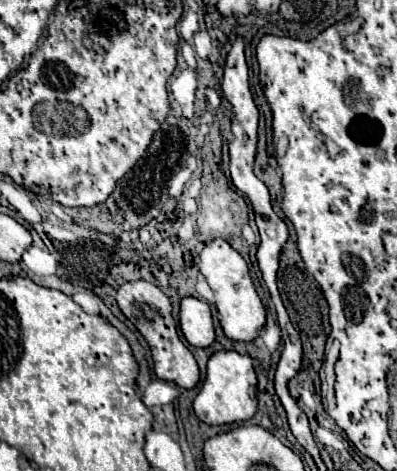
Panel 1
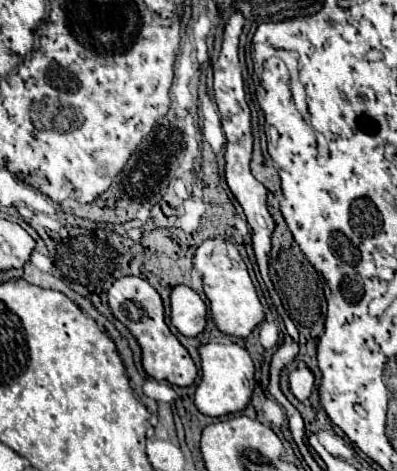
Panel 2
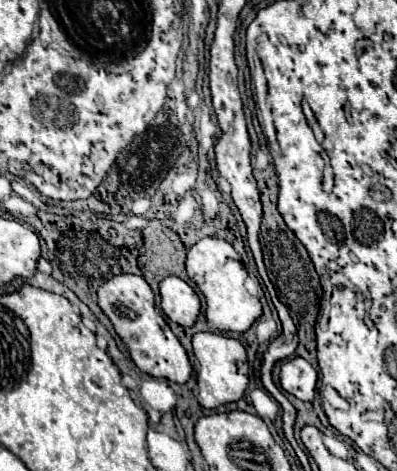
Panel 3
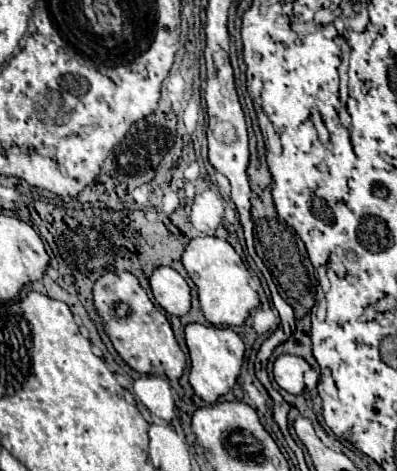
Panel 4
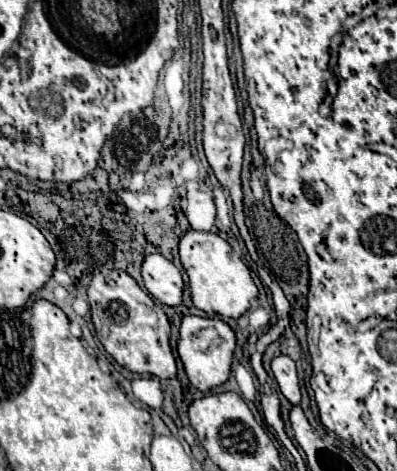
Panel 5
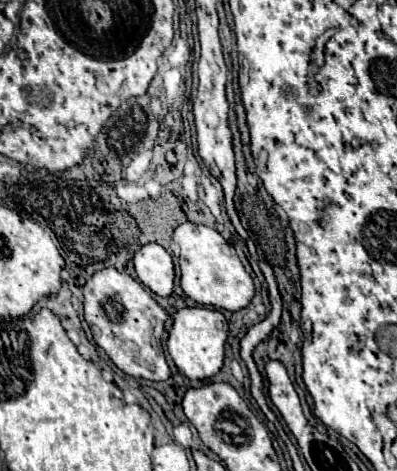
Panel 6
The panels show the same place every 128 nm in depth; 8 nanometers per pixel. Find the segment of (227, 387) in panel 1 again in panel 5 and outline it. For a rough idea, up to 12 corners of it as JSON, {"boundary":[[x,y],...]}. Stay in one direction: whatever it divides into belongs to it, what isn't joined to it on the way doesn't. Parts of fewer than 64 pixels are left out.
{"boundary":[[184,316],[178,356],[202,392],[228,380],[236,336]]}

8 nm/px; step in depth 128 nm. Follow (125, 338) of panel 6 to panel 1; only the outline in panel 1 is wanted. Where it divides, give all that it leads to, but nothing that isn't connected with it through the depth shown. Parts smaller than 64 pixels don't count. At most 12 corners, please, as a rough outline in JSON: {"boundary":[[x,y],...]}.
{"boundary":[[146,280],[118,288],[120,312],[146,338],[154,374],[180,388],[200,378],[172,304]]}

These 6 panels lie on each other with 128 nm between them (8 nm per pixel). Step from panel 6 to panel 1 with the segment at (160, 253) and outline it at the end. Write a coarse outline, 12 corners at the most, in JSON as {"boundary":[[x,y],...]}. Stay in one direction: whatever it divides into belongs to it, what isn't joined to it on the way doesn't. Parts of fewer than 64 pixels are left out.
{"boundary":[[180,300],[180,330],[192,346],[214,342],[210,306]]}

